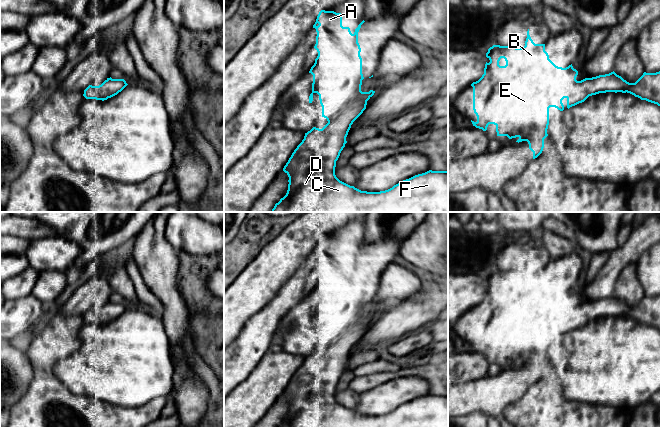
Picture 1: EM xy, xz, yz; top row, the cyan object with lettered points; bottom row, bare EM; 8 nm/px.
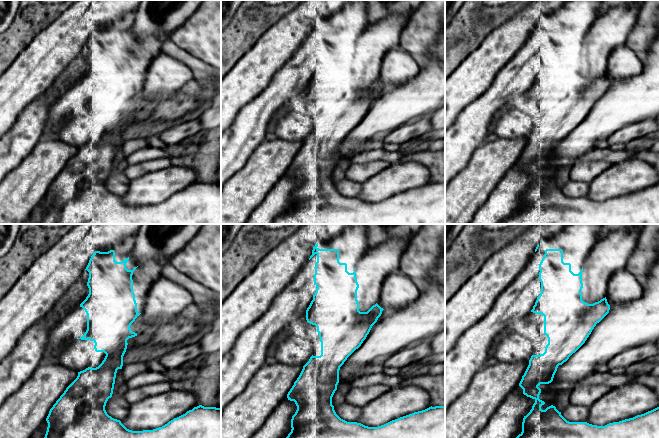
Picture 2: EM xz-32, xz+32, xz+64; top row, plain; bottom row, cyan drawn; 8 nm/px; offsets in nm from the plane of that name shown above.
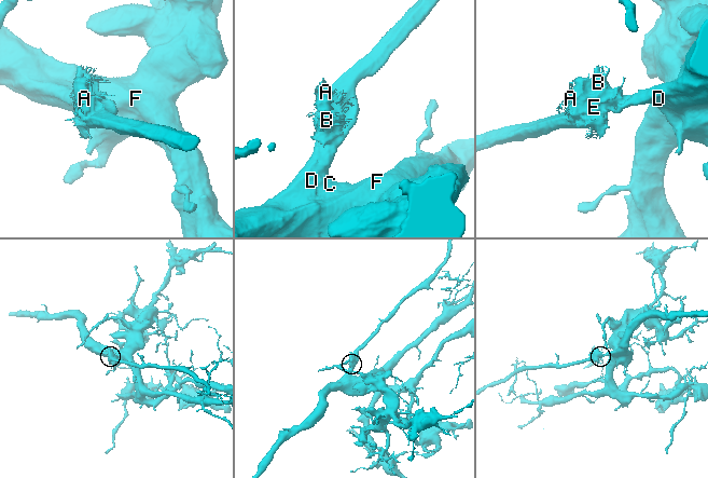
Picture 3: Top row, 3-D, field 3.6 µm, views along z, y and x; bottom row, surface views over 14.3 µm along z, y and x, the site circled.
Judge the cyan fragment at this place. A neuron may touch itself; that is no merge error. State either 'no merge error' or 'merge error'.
no merge error

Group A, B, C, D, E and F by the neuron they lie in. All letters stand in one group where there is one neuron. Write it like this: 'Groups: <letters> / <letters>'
Groups: A B C D E F

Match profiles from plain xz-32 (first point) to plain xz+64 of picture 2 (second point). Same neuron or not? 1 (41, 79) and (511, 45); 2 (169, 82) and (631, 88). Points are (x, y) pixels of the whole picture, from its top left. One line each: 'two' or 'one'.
1: one
2: two

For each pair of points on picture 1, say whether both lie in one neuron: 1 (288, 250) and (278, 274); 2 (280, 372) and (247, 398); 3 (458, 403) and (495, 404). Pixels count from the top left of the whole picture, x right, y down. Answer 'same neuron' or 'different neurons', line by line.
1: same neuron
2: same neuron
3: same neuron

